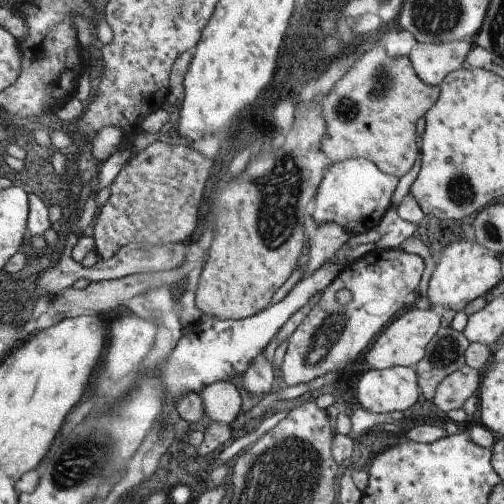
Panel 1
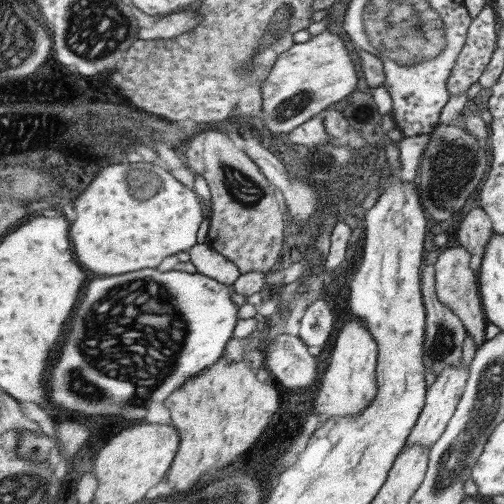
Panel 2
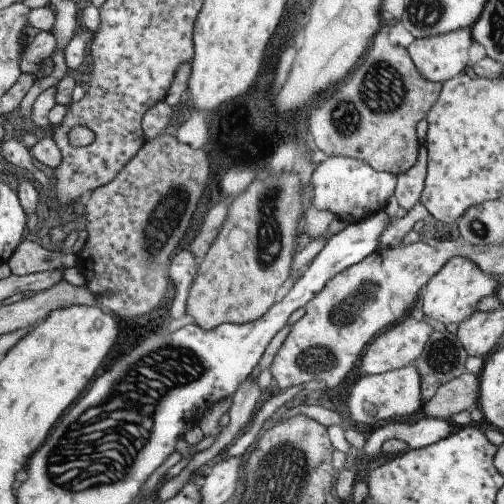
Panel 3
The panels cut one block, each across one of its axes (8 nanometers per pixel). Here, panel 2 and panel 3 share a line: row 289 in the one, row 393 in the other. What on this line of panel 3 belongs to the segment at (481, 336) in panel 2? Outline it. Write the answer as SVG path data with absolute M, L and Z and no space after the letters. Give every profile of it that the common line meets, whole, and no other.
M461 374L437 388L433 398L423 404L423 412L431 418L449 420L459 412L467 412L477 406L479 378L475 374Z

